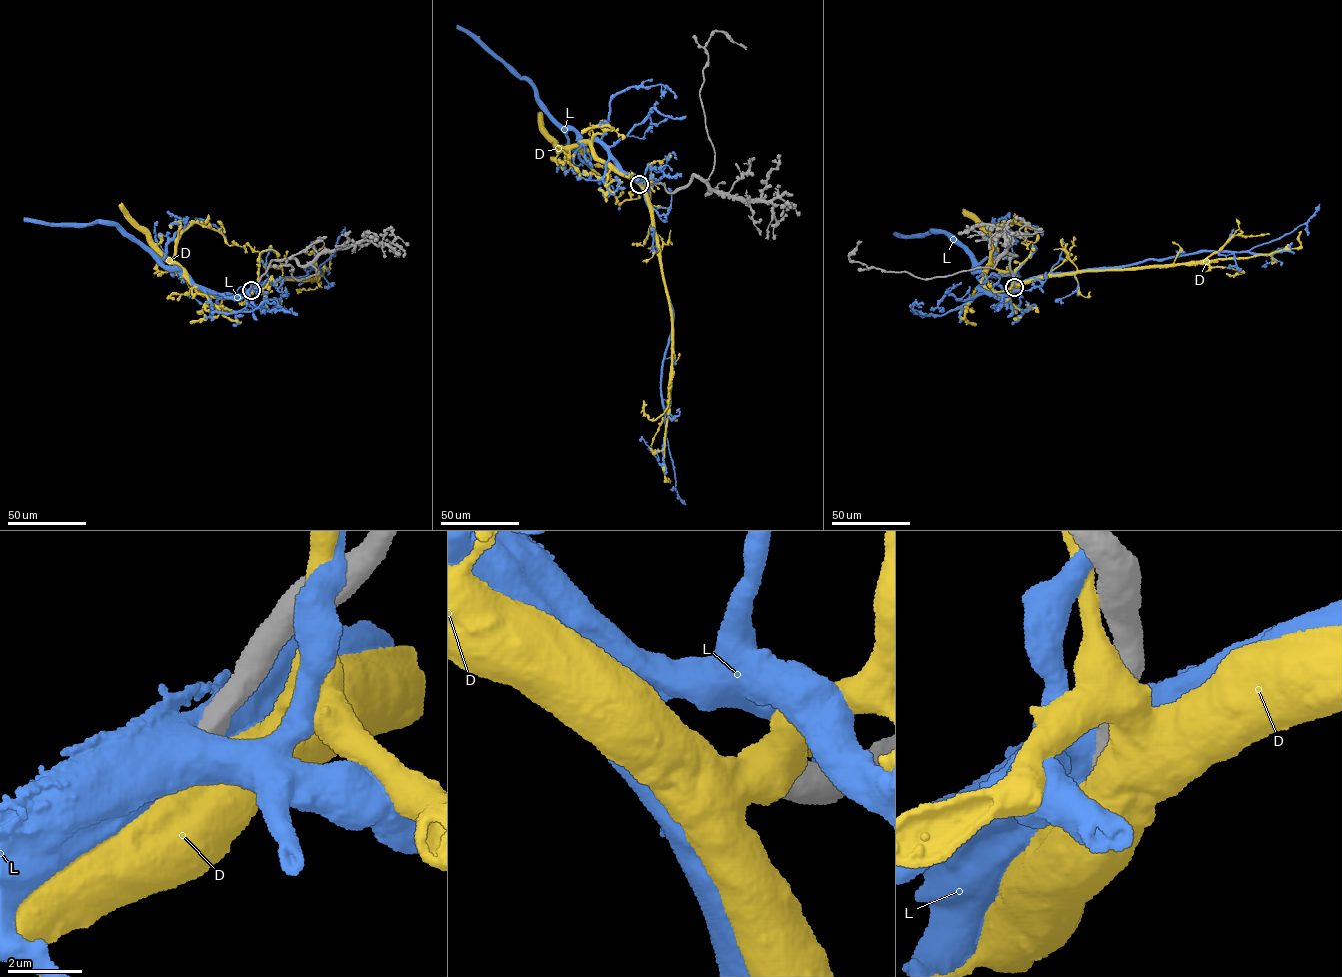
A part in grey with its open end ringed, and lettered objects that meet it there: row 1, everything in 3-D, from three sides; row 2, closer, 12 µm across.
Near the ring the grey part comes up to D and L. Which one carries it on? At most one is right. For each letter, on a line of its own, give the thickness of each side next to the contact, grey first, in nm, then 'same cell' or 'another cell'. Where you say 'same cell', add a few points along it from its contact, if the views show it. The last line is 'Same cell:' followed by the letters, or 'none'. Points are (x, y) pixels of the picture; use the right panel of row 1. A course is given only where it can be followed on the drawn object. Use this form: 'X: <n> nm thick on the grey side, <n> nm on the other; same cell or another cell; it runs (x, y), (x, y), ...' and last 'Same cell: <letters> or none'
D: 650 nm thick on the grey side, 750 nm on the other; another cell
L: 500 nm thick on the grey side, 850 nm on the other; another cell
Same cell: none

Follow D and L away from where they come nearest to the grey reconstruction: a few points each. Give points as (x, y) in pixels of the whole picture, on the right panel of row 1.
D: (1014, 287), (1011, 293), (996, 295), (986, 287), (984, 276), (994, 251)
L: (1014, 286), (1005, 292), (983, 291), (981, 288), (984, 278), (974, 271), (973, 260)

